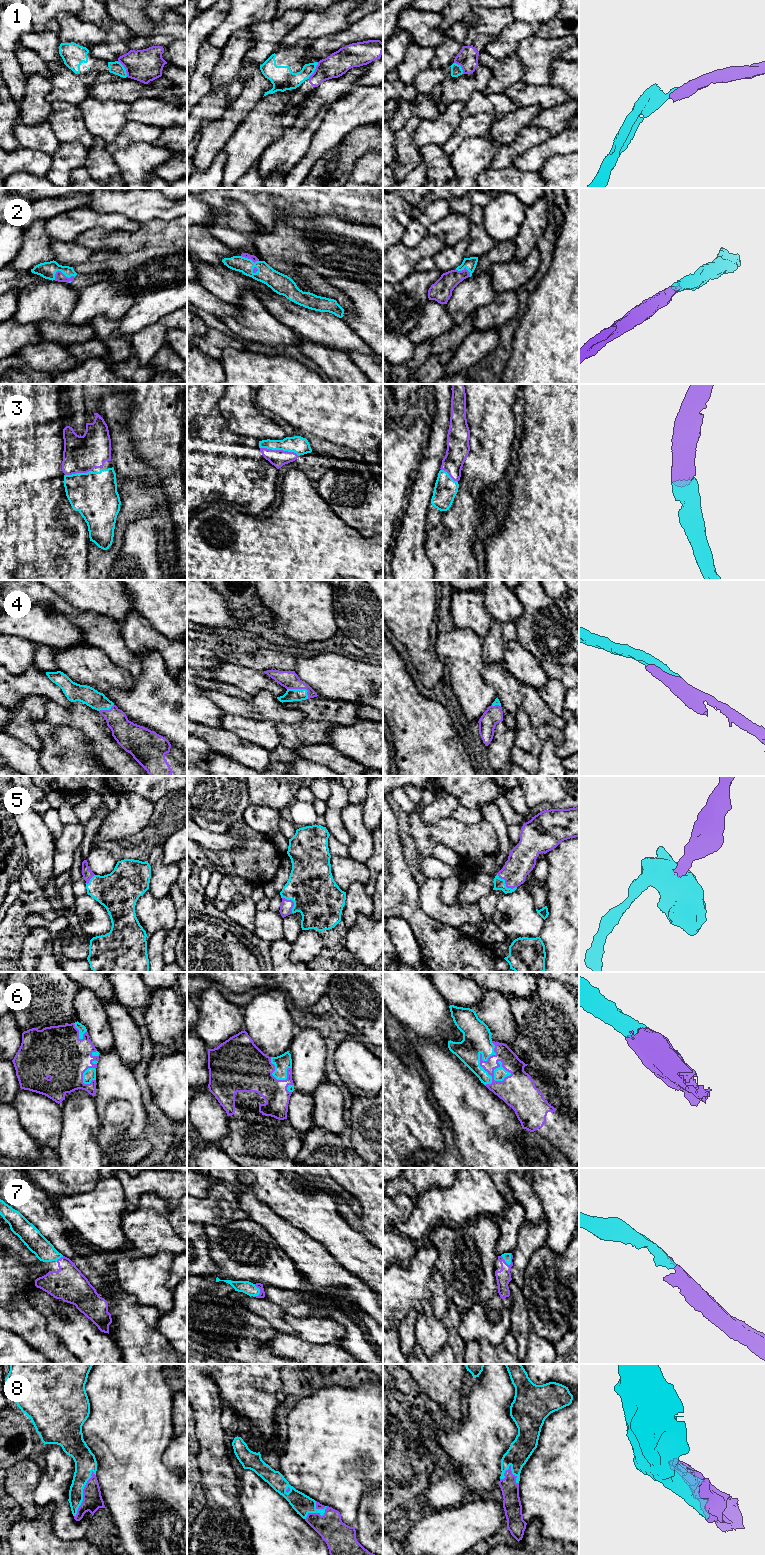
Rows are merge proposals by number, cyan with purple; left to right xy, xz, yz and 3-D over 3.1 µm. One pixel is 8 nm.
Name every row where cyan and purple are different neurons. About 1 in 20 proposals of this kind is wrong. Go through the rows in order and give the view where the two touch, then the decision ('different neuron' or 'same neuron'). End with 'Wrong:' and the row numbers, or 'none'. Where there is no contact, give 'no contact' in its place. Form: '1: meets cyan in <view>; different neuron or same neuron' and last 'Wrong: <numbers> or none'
1: meets cyan in xy; different neuron
2: meets cyan in xy; same neuron
3: meets cyan in xz; same neuron
4: meets cyan in xz; same neuron
5: meets cyan in yz; same neuron
6: meets cyan in yz; same neuron
7: meets cyan in yz; same neuron
8: meets cyan in xy; same neuron
Wrong: 1

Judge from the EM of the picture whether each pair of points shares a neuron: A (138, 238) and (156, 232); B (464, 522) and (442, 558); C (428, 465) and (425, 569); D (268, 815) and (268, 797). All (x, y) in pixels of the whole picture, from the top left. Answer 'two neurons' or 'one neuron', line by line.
A: one neuron
B: one neuron
C: one neuron
D: two neurons

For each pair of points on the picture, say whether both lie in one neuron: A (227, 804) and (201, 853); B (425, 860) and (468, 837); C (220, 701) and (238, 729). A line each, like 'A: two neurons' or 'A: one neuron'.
A: two neurons
B: two neurons
C: two neurons

